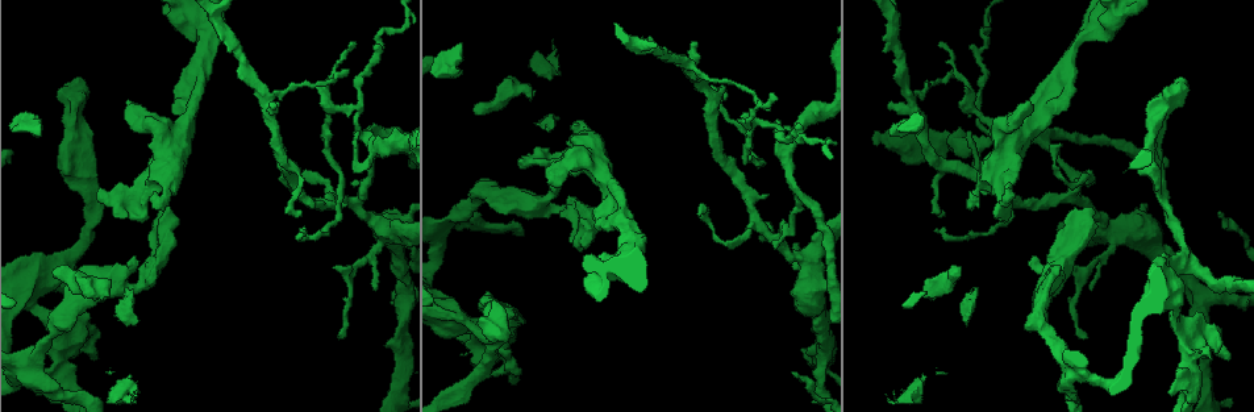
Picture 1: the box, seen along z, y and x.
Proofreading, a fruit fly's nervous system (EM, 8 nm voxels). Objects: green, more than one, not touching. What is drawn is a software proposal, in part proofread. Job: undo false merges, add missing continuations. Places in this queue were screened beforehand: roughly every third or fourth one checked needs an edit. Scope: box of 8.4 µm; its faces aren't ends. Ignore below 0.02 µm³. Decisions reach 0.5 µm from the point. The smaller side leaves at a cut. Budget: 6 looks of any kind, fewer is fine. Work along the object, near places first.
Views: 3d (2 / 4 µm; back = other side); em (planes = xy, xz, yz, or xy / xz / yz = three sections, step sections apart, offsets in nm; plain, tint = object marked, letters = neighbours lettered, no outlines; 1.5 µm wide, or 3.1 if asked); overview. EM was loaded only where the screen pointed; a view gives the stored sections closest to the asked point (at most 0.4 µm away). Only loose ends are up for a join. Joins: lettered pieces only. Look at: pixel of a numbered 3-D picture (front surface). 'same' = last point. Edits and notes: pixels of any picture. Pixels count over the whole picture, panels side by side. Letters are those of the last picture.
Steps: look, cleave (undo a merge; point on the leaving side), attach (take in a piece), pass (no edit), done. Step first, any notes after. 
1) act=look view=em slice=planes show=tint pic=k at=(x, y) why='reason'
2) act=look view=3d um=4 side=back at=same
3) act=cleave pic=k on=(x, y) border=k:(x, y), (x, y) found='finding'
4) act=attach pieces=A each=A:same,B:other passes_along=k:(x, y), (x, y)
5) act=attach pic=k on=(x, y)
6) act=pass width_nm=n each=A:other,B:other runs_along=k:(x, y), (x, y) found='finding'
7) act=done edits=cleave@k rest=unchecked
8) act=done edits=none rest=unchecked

act=look view=3d um=2 pic=1 at=(1054, 331) why='a narrow waist'

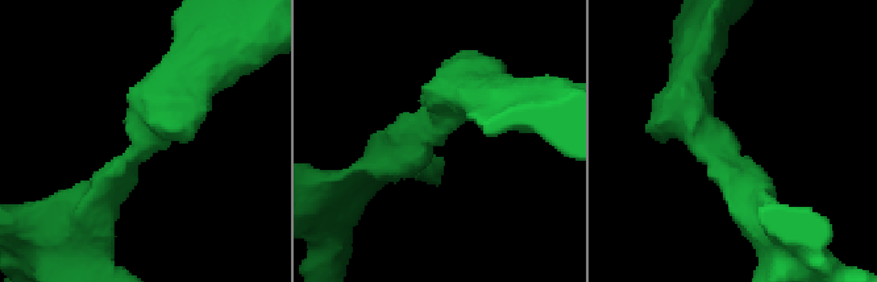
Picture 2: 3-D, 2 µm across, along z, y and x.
act=look view=em slice=planes show=letters pic=2 at=(433, 134) arm_widths_nm=220,320 why='now the EM'

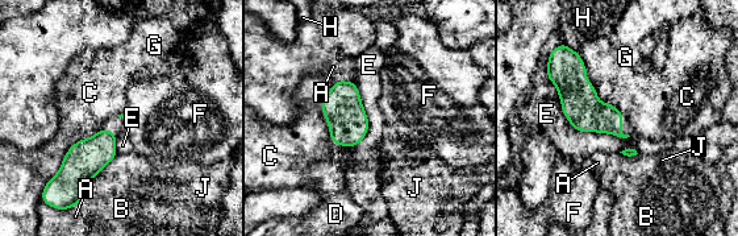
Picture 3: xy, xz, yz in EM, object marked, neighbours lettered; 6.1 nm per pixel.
act=pass width_nm=90 longest_contact=E:500nm each=A:other,B:other,C:other,D:other,E:other,F:other,G:other,H:other,J:other found='all the same cell'

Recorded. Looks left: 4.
act=look view=3d um=2 pic=1 at=(154, 208) why='branch stops here'

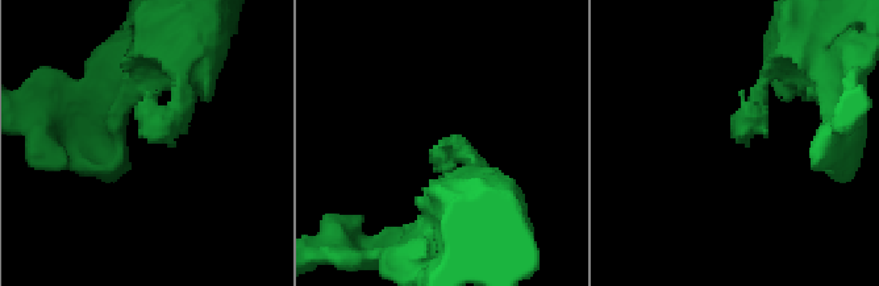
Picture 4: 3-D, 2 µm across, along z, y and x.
act=look view=em slice=yz step=4 show=letters pic=4 at=(149, 143) why='need the tissue'

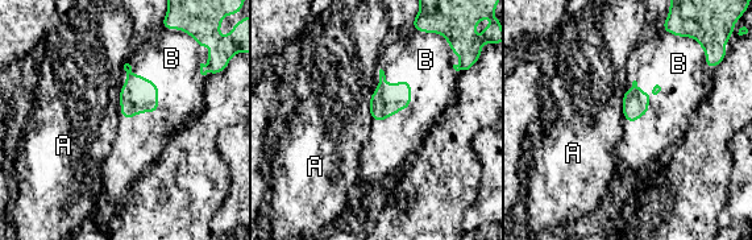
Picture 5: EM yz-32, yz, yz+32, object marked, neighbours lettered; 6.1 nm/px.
act=attach pieces=B width_nm=160 each=A:other,B:same found='the cell continues'

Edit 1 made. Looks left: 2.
act=look view=overview

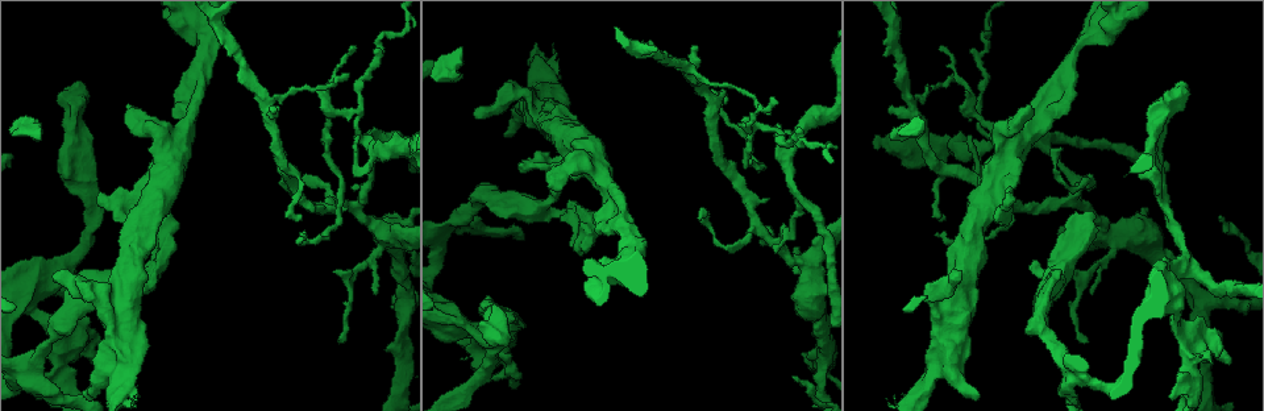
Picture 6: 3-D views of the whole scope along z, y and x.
act=look view=em slice=planes show=letters pic=6 at=(138, 394) why='free end'

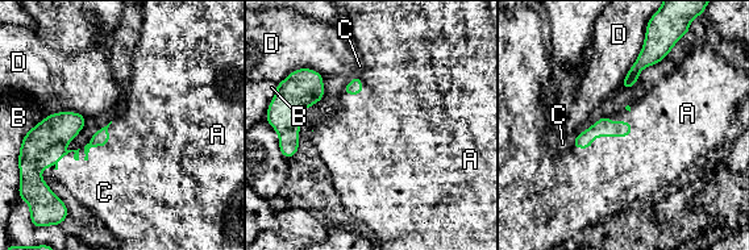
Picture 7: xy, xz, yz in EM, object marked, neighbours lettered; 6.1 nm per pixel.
act=pass width_nm=120 each=A:other,B:other,C:other,D:other runs_along=7:(628, 126), (596, 129), (575, 144) found='none of them fits'

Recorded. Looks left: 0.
act=done edits=attach@5 rest=unchecked

